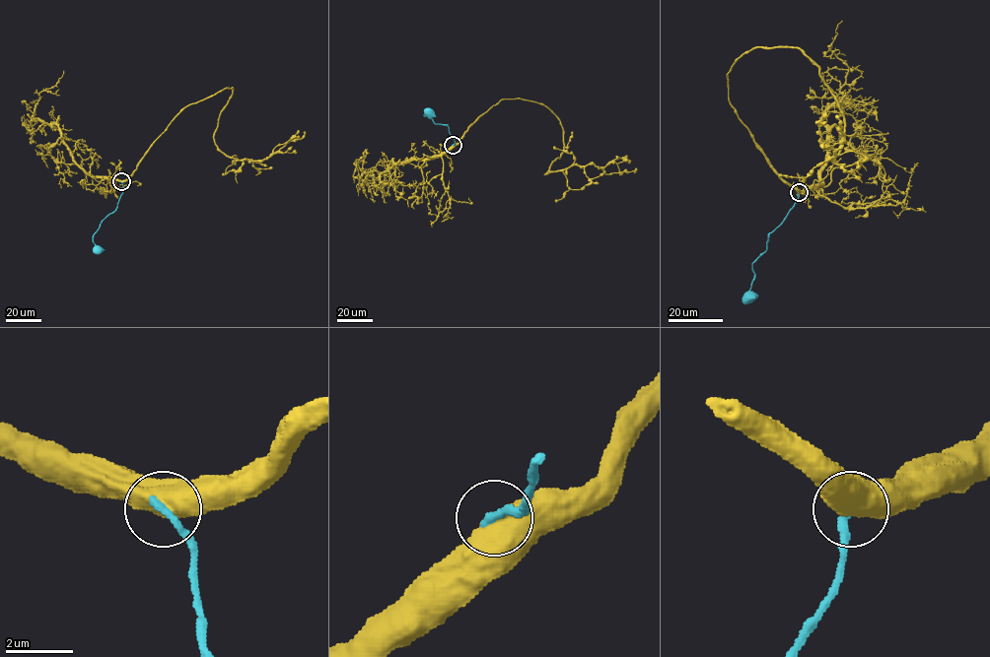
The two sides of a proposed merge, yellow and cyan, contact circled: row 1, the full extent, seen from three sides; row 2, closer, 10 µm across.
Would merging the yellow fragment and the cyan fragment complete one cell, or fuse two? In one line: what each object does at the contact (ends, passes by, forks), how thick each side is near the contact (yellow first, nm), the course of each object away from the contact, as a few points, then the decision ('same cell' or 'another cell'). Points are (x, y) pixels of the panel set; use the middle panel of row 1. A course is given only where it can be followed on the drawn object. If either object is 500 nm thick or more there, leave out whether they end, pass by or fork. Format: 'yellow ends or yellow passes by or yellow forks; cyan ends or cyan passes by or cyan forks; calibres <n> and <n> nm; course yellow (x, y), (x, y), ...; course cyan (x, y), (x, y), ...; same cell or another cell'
calibres 750 and 280 nm; course yellow (453, 145), (501, 99), (521, 98), (562, 128), (545, 173), (635, 169); course cyan (453, 145), (455, 141), (449, 127), (436, 124), (429, 114), (424, 115), (429, 112); same cell

